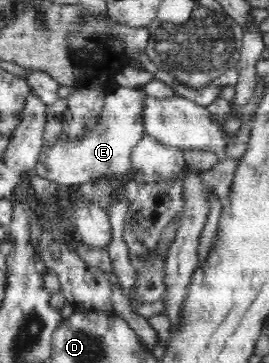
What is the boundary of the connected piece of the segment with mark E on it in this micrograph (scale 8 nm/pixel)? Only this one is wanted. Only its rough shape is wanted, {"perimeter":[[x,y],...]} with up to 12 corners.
{"perimeter":[[142,89],[105,95],[95,128],[42,146],[32,172],[64,187],[132,172]]}

